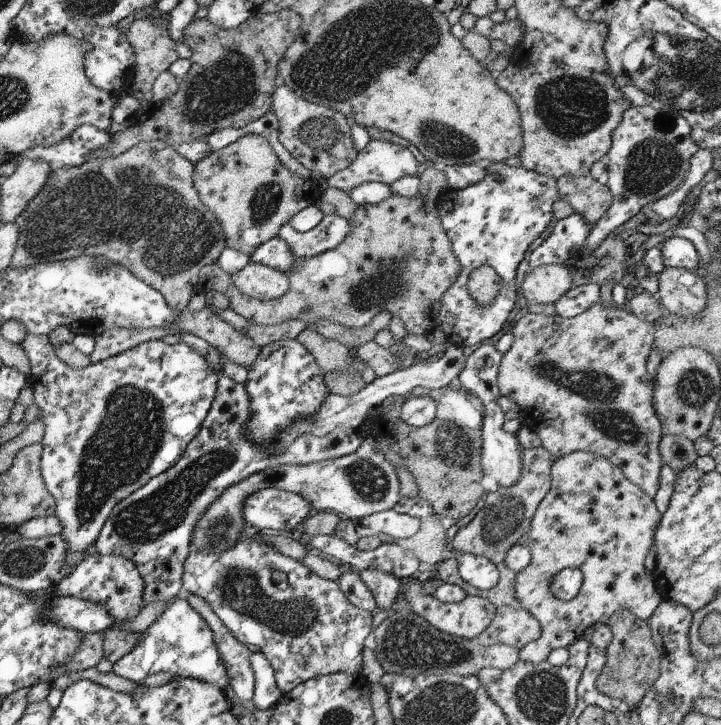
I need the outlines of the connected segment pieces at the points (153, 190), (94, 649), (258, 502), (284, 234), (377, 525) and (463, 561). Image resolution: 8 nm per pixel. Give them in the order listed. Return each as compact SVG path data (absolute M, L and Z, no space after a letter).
M164 141L140 142L140 144L116 157L90 159L80 166L53 167L44 188L24 208L24 212L14 220L19 232L16 242L18 246L15 248L9 267L16 270L16 268L22 268L22 266L28 268L28 266L34 266L35 264L62 262L63 260L80 258L80 256L102 257L131 270L150 288L158 290L172 310L176 310L177 313L182 312L188 306L191 295L198 290L200 271L207 265L216 263L219 256L223 254L224 248L226 248L226 238L224 238L223 225L220 224L219 217L202 203L198 196L198 190L194 186L195 168L196 166L191 161L176 152L176 145L172 146Z
M84 633L80 648L74 652L74 656L64 664L52 670L52 684L58 680L64 673L78 670L86 670L95 667L100 660L104 659L102 642L104 642L104 633Z
M265 488L244 500L242 518L246 525L263 532L289 534L312 513L304 496L277 488Z
M335 214L324 216L316 228L306 232L296 232L290 223L284 224L277 237L288 242L294 256L307 259L338 248L350 232L352 224Z
M394 509L371 514L356 522L358 538L380 535L387 539L406 540L420 528L420 519L397 513Z
M449 549L448 555L455 557L460 576L480 588L480 590L490 590L494 588L499 581L499 572L496 565L485 557L473 554L462 554L462 552Z

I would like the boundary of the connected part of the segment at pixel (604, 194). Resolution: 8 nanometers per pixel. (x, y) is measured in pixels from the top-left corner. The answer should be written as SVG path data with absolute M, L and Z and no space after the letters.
M590 173L586 176L560 176L556 182L556 192L560 192L560 200L568 202L574 213L584 216L590 230L612 206L612 193L604 180L595 180Z

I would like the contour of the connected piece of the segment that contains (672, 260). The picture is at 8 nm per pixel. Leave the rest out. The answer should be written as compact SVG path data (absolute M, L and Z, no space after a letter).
M663 237L660 242L660 252L662 252L665 267L686 268L686 270L695 271L703 268L694 244L684 237Z

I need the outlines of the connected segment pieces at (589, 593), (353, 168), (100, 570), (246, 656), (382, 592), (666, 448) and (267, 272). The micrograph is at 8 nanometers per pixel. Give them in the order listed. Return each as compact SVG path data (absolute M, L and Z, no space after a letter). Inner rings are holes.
M576 451L552 464L552 484L532 518L528 534L530 564L516 574L515 595L520 606L540 622L541 635L520 649L520 659L540 664L550 656L549 651L567 647L582 637L594 624L607 624L616 610L630 610L634 616L648 621L660 604L660 593L650 574L644 568L644 558L652 548L654 530L663 518L654 499L637 484L630 482L624 473L604 456ZM568 567L580 569L583 583L580 592L569 601L558 600L550 592L555 574Z
M372 139L368 142L355 158L355 162L350 164L343 171L336 172L335 175L326 179L326 185L339 189L340 192L346 193L360 186L360 184L386 184L391 187L396 180L404 178L404 176L416 176L418 174L419 162L416 161L414 154L402 145L398 145L385 139Z
M90 554L82 560L74 572L63 578L55 588L58 597L82 598L96 604L104 604L114 618L112 625L119 625L128 620L134 620L143 611L144 580L140 576L138 566L131 560L118 555Z
M189 594L186 599L188 604L203 616L208 626L215 633L215 641L218 645L219 657L224 660L224 668L227 668L230 677L229 685L241 698L252 699L254 696L255 676L250 662L250 654L253 652L244 646L228 630L228 627L216 616L216 612L210 608L210 604L196 594Z
M364 570L364 572L359 572L358 574L368 586L368 590L372 592L379 610L388 615L394 613L392 606L398 596L401 595L400 579L392 576L392 574L380 572L380 570Z
M680 434L680 436L663 435L659 442L658 452L663 464L668 464L675 473L695 464L695 460L699 456L693 441L686 438L684 434Z
M254 262L248 263L240 272L235 272L231 278L241 293L263 301L279 299L290 286L287 273Z

